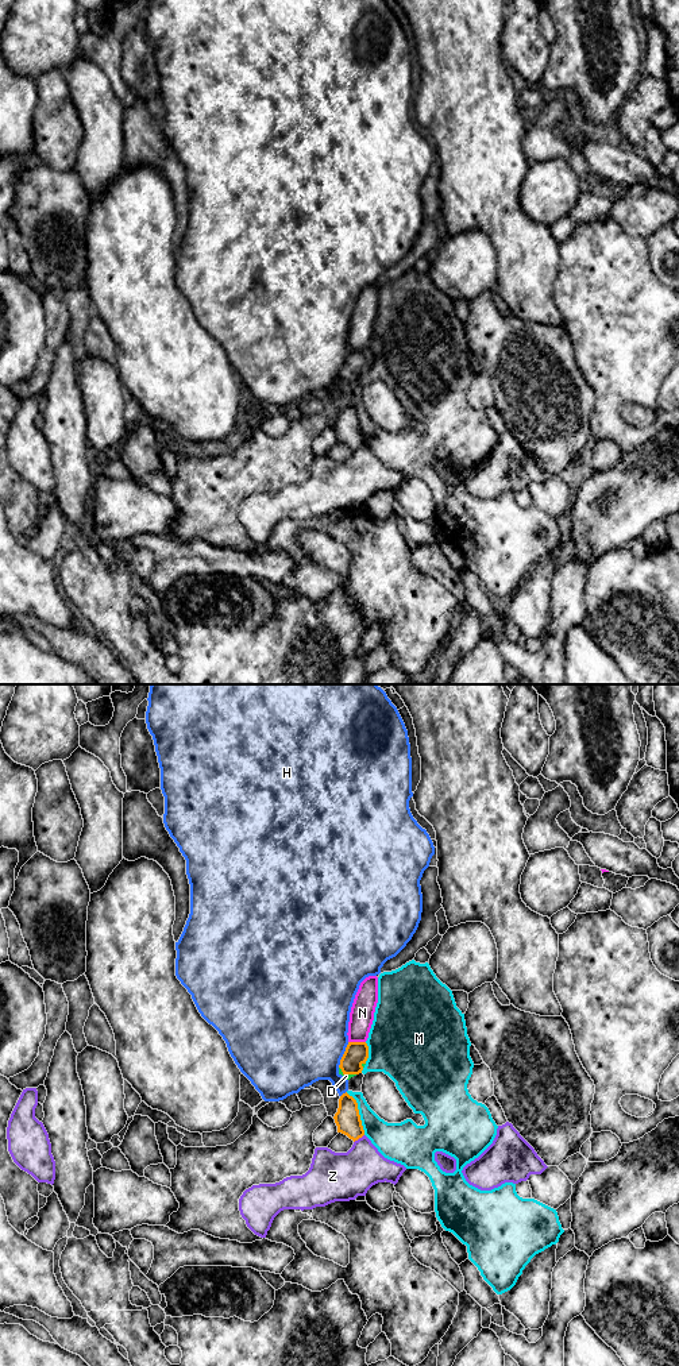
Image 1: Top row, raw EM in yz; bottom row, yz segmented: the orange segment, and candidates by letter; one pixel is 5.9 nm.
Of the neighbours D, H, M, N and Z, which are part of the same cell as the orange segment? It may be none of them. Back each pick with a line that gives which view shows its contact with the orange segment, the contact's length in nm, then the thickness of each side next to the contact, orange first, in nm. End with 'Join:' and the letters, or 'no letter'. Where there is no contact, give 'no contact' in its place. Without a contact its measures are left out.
D: meets orange in yz; contact 120 nm long; 140 nm thick on the orange side, 30 nm on the other
Join: D

